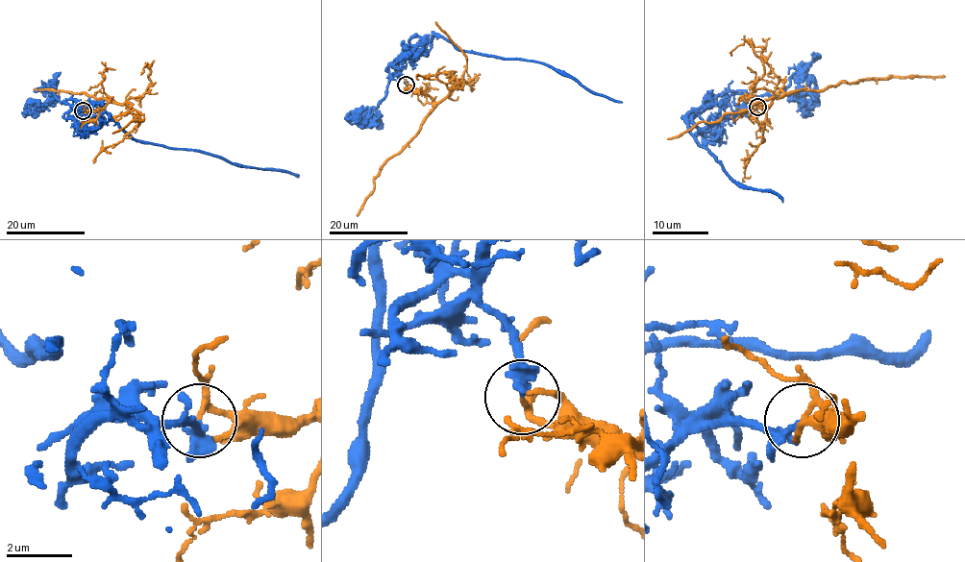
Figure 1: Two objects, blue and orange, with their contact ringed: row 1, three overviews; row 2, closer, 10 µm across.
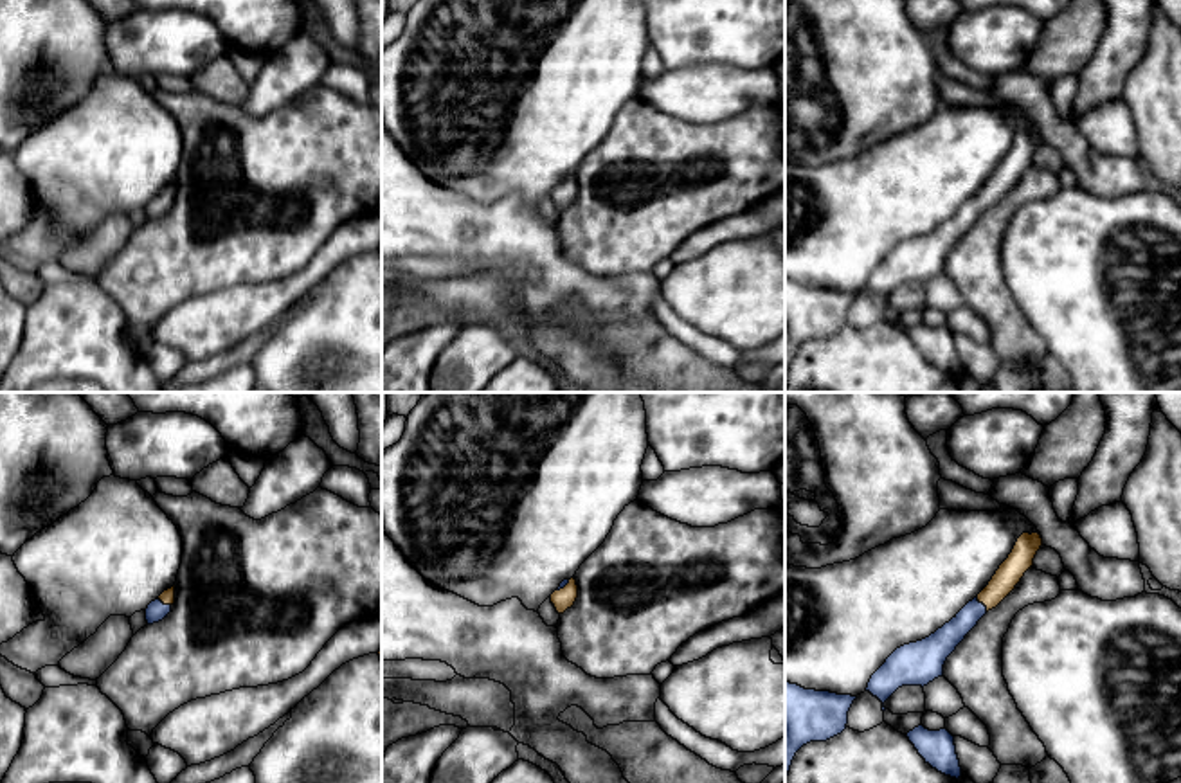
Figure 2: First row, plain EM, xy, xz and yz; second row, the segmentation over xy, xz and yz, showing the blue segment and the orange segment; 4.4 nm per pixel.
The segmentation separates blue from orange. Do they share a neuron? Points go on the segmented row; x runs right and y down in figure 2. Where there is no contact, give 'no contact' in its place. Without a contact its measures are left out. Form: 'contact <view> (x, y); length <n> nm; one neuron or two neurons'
contact yz (983, 605); length 80 nm; two neurons

